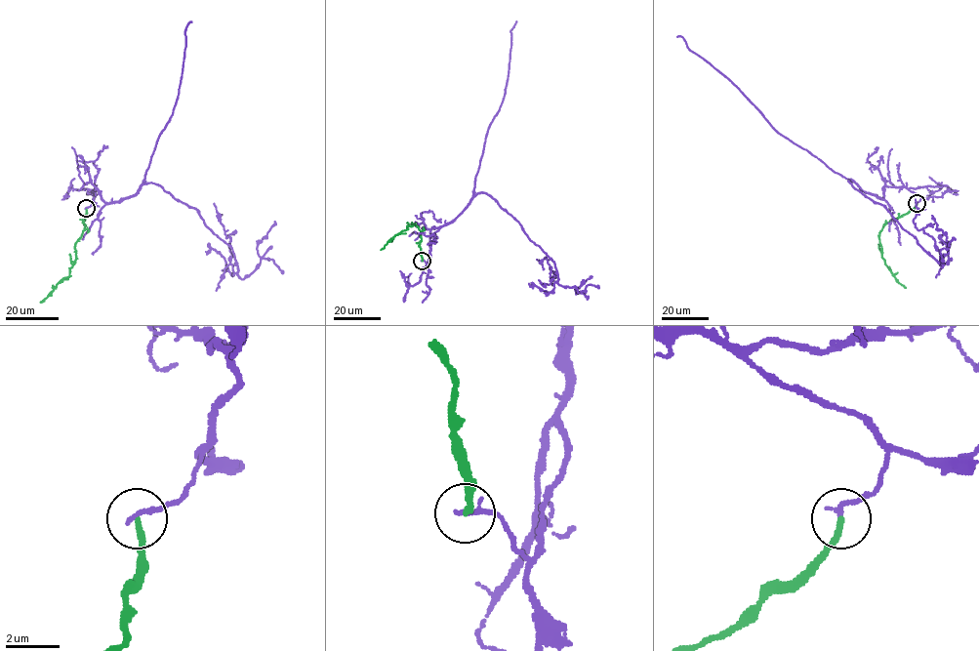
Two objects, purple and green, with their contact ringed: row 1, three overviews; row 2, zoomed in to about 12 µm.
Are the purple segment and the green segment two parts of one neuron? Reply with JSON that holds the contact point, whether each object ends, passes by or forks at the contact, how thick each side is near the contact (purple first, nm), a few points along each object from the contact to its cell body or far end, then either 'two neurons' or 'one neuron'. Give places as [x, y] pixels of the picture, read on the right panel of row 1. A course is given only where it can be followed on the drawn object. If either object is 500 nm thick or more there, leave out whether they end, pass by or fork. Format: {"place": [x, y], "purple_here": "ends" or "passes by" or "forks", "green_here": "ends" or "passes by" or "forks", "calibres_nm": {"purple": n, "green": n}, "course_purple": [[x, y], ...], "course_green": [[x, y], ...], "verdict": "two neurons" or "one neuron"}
{"place": [917, 203], "purple_here": "ends", "green_here": "ends", "calibres_nm": {"purple": 180, "green": 240}, "course_purple": [[917, 203], [905, 187], [884, 186], [882, 198], [848, 182], [939, 263], [935, 239], [915, 226], [915, 199]], "course_green": [[917, 203], [907, 213], [886, 223], [878, 236], [884, 264], [906, 288]], "verdict": "two neurons"}

